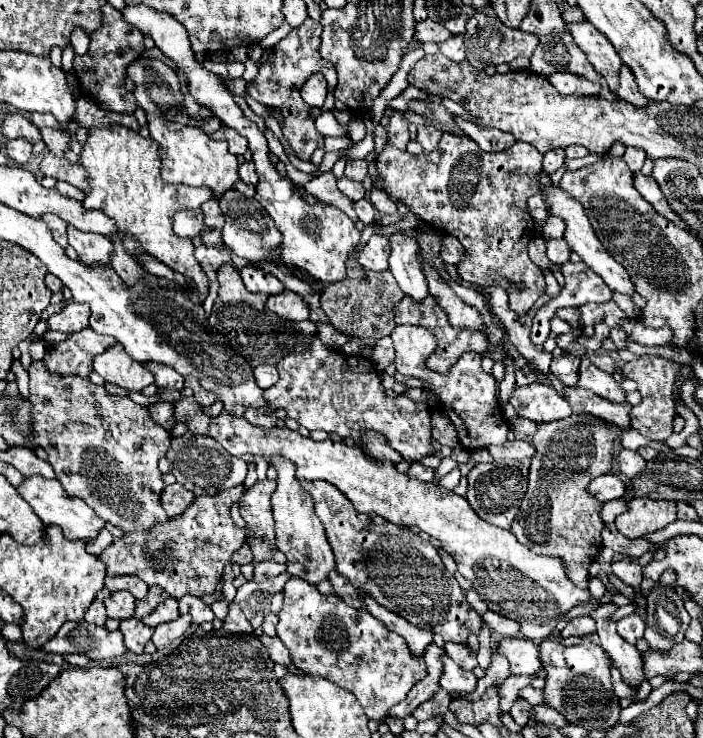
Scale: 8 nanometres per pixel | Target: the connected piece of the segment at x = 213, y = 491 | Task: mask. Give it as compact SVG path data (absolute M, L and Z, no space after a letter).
M185 433L181 437L173 437L171 447L165 455L171 463L171 473L175 475L177 483L187 487L193 495L217 495L225 489L243 485L247 475L247 463L241 457L229 455L213 437L203 437L195 433Z

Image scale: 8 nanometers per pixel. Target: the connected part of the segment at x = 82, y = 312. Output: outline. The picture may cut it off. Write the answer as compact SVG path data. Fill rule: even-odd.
M69 303L63 307L61 313L51 315L47 319L47 333L49 331L63 331L63 333L77 333L89 327L89 305L85 303Z

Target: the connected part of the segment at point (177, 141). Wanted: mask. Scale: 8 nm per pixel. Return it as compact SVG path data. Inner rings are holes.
M137 57L127 69L127 77L135 83L133 95L137 99L137 105L147 113L151 139L159 143L165 181L187 183L193 187L207 185L213 189L215 197L221 197L227 189L233 189L233 183L239 179L237 157L229 153L225 141L215 141L201 127L189 125L191 117L185 111L185 95L181 91L177 73L159 59Z

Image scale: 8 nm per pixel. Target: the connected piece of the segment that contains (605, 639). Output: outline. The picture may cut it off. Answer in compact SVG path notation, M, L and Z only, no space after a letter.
M611 617L597 619L597 635L601 639L601 647L609 653L615 667L621 671L621 677L625 683L637 687L641 677L641 653L635 649L635 645L627 643L617 633L617 621Z

